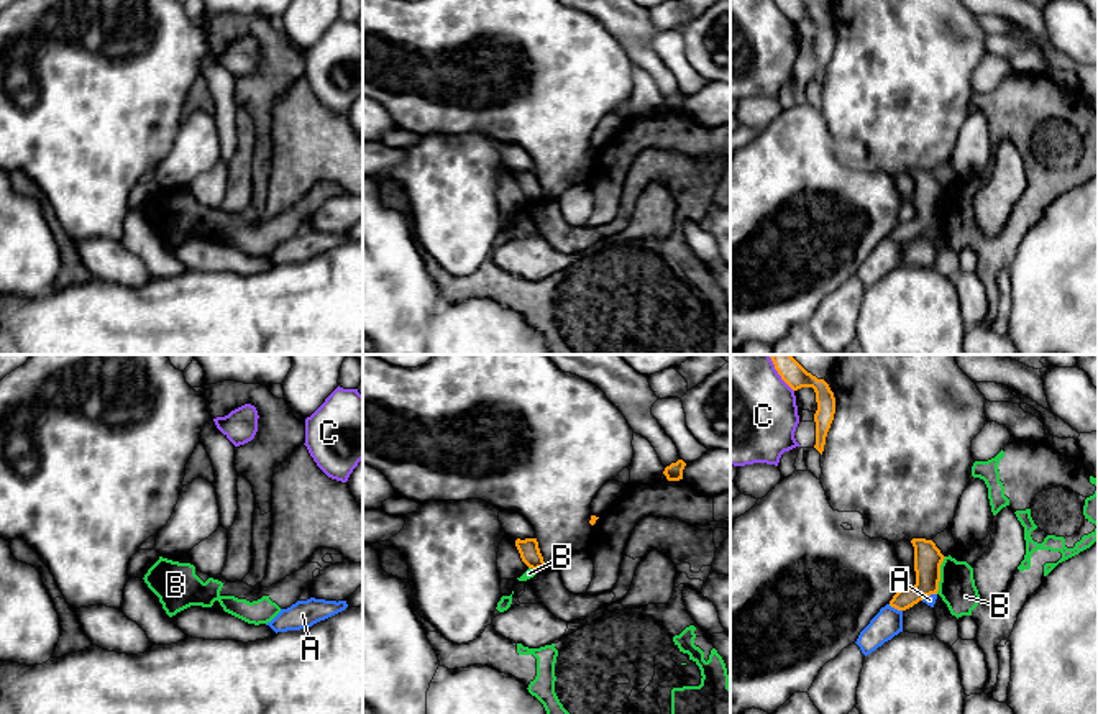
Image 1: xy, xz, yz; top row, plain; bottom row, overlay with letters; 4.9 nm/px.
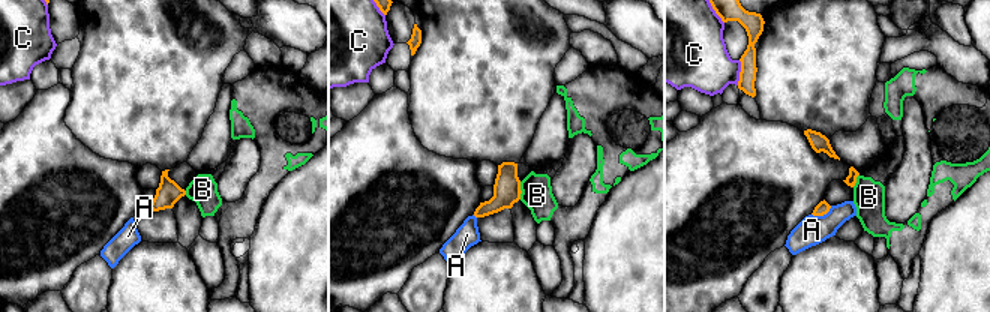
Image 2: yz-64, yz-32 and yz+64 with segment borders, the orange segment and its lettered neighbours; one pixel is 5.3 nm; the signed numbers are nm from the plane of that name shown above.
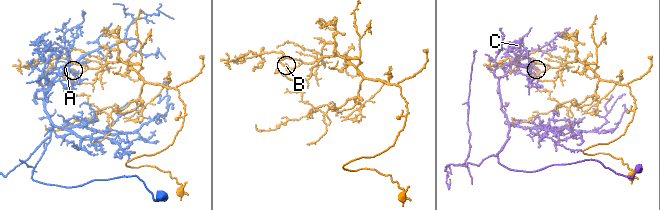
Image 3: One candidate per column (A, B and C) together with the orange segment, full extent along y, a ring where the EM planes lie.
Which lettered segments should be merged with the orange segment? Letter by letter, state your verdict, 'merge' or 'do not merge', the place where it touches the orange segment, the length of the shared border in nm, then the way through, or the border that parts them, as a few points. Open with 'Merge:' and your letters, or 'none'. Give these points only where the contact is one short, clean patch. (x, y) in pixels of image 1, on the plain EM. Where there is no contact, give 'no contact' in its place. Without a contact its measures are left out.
Merge: none
A: do not merge; meets orange in yz at (895, 240); contact 80 nm long
B: do not merge; meets orange in yz at (939, 207); contact 190 nm long; border along yz (946, 189), (941, 197), (939, 222), (936, 225)
C: do not merge; meets orange in yz at (782, 10); contact 160 nm long

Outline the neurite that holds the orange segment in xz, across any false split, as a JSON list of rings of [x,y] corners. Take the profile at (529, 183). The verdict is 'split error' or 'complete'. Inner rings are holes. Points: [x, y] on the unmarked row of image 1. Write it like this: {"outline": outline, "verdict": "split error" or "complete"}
{"outline": [[[517,171],[515,179],[520,185],[522,194],[528,200],[532,202],[545,200],[545,194],[540,185],[537,171],[525,171],[525,172]]], "verdict": "complete"}

